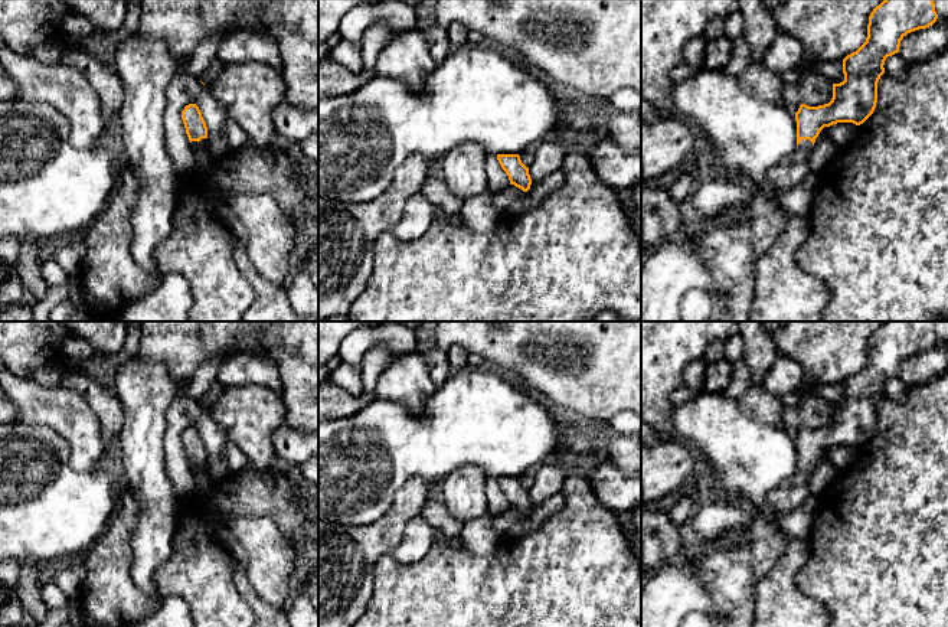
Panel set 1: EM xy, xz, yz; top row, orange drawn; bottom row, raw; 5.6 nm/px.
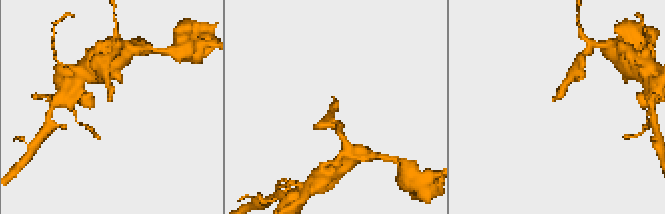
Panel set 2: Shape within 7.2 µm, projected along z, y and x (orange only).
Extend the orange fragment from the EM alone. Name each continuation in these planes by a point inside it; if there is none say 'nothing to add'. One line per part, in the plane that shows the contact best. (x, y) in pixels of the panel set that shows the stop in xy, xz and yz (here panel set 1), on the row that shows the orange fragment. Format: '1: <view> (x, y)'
1: yz (729, 245)

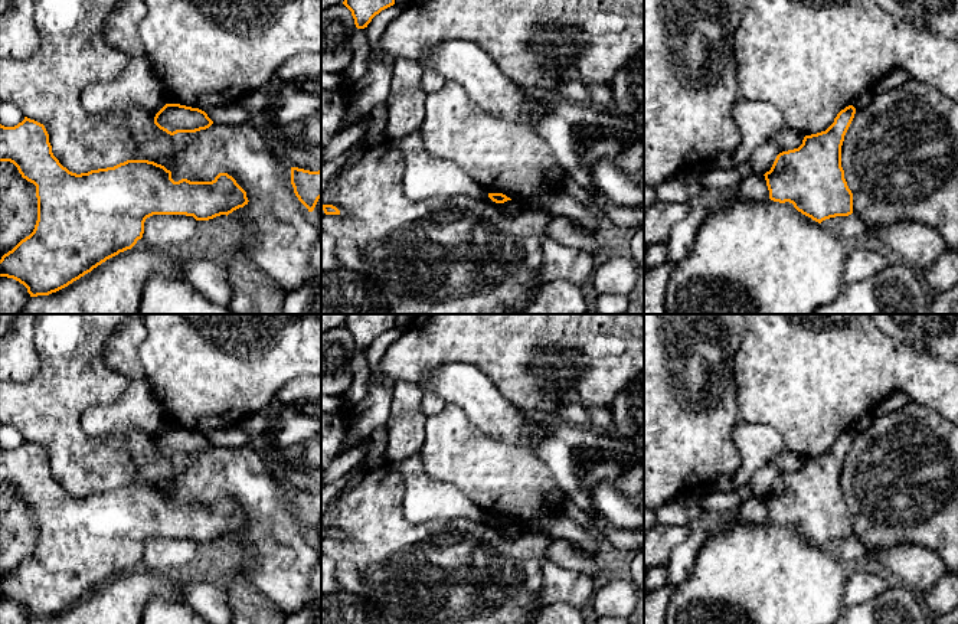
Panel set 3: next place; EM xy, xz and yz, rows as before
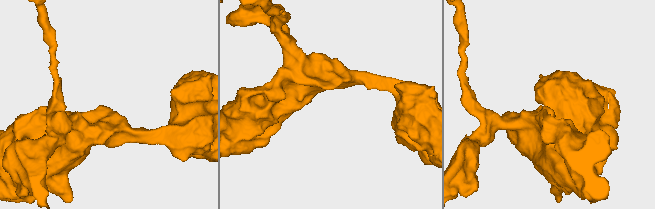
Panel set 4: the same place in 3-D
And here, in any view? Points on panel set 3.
nothing to add

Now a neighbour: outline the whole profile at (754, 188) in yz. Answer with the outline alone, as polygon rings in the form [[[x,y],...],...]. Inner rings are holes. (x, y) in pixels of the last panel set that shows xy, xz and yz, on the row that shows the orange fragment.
[[[759,173],[748,174],[738,190],[726,193],[726,200],[769,200],[769,190],[766,186],[765,176]]]

